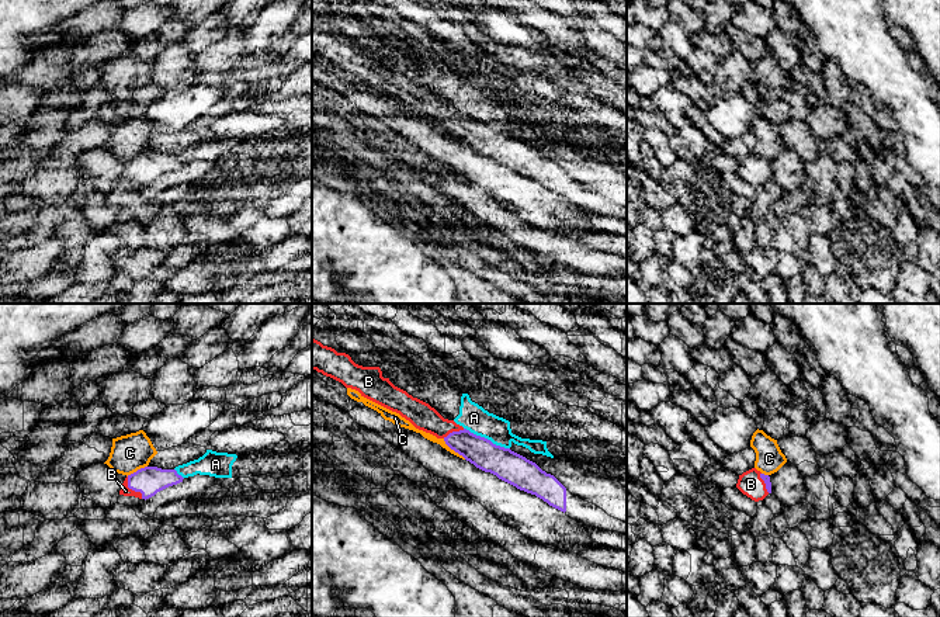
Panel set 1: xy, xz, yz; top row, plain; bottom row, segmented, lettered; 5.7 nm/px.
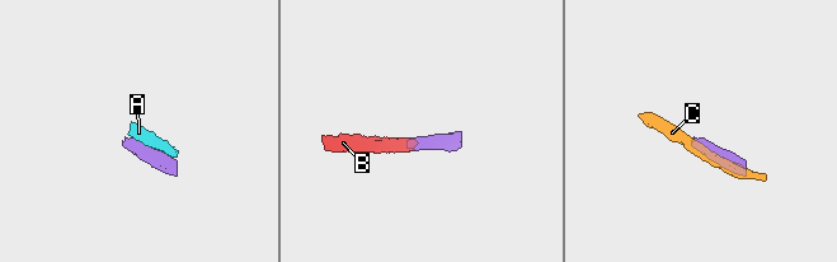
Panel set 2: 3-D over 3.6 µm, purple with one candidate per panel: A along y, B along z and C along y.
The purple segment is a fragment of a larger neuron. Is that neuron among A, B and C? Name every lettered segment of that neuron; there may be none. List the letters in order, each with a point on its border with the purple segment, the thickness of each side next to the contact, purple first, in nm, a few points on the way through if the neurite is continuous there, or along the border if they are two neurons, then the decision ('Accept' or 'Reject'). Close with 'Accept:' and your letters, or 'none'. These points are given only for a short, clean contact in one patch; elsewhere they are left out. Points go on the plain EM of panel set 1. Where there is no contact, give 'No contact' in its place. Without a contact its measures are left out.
A: Touches purple at xz (486, 124). Thickness 180 nm (purple) against 160 nm. Reject
B: Touches purple at xy (132, 174). Thickness 160 nm (purple) against 60 nm. Path across: xy (151, 165), (138, 169), (132, 174), (125, 176). Accept
C: Touches purple at xz (454, 135). Thickness 170 nm (purple) against 40 nm. Reject
Accept: B

